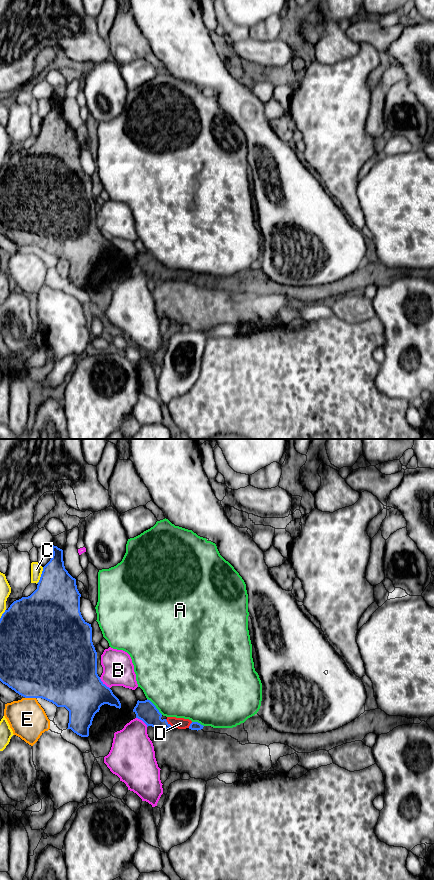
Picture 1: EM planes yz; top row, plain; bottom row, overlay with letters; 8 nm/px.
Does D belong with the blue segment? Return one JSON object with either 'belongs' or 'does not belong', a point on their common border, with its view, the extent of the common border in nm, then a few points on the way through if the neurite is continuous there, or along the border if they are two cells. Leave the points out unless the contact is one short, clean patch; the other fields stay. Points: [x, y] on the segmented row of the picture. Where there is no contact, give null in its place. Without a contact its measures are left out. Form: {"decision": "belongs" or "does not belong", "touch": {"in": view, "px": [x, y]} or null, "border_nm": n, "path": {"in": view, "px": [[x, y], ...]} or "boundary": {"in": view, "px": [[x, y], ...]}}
{"decision": "belongs", "touch": {"in": "yz", "px": [167, 723]}, "border_nm": 90, "path": {"in": "yz", "px": [[146, 711], [158, 723], [167, 723], [180, 723]]}}

